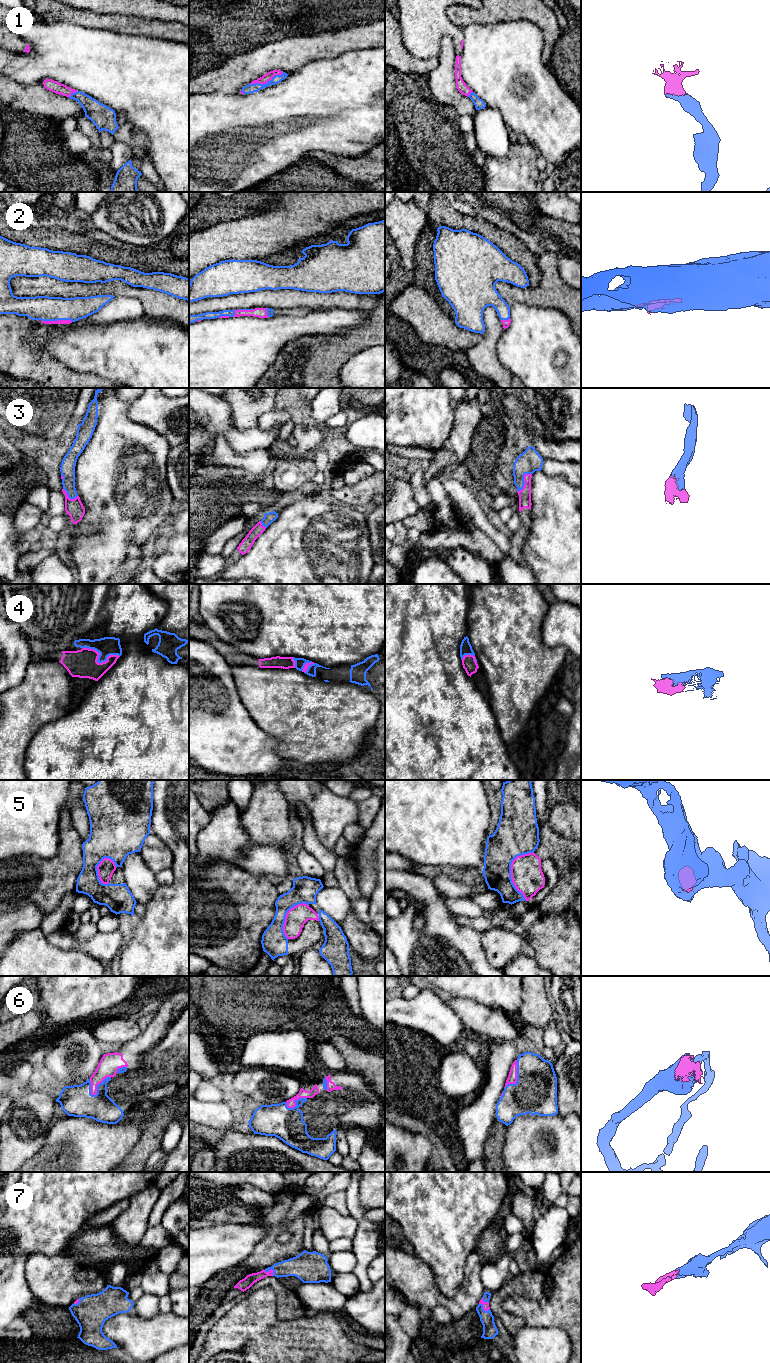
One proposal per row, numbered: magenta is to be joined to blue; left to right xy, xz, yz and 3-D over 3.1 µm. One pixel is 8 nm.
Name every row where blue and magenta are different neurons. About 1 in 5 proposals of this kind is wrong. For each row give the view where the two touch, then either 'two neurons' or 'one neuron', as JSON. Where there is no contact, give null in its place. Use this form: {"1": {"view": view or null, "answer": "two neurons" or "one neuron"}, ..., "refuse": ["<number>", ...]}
{"1": {"view": "xz", "answer": "one neuron"}, "2": {"view": "xy", "answer": "one neuron"}, "3": {"view": "yz", "answer": "one neuron"}, "4": {"view": "xy", "answer": "one neuron"}, "5": {"view": "yz", "answer": "two neurons"}, "6": {"view": "xy", "answer": "one neuron"}, "7": {"view": "xz", "answer": "one neuron"}, "refuse": ["5"]}

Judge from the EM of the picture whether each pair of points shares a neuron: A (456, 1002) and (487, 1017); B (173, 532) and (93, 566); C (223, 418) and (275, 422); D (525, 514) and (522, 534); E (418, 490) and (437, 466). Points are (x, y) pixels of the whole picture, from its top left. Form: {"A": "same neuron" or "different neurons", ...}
{"A": "same neuron", "B": "different neurons", "C": "different neurons", "D": "same neuron", "E": "different neurons"}

